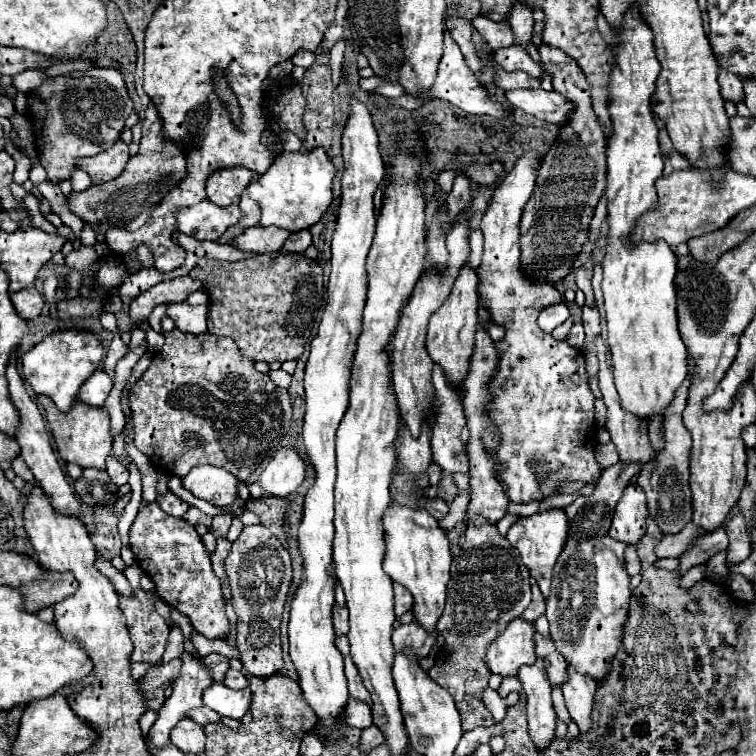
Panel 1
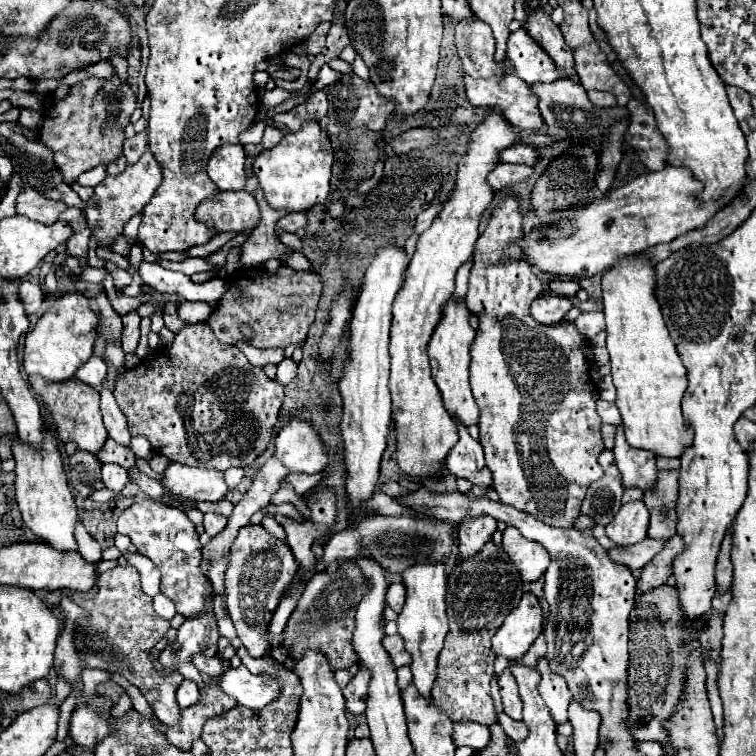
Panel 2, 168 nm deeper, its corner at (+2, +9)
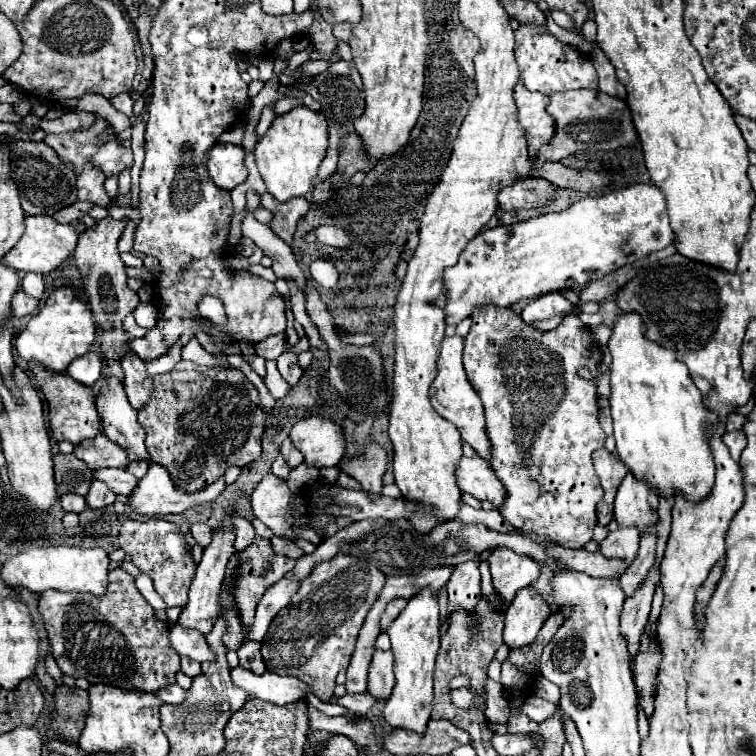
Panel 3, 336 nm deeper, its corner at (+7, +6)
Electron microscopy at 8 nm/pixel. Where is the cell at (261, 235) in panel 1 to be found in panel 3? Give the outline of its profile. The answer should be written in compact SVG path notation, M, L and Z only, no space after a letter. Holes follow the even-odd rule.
M319 227L319 229L315 229L315 233L317 233L317 235L323 233L323 243L325 243L325 245L339 247L339 249L351 247L351 241L349 241L347 233L345 233L341 227Z

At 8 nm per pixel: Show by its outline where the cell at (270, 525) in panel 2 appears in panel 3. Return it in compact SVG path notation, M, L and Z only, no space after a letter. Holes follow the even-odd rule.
M271 537L271 545L273 545L273 551L279 553L279 555L285 555L289 559L297 559L297 557L303 557L303 551L293 543L293 541L287 541L283 537Z

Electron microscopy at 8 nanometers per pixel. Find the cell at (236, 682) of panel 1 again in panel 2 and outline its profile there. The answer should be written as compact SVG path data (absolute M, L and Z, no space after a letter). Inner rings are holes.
M218 656L216 658L196 658L194 666L202 674L208 674L208 676L220 676L222 674L222 660Z

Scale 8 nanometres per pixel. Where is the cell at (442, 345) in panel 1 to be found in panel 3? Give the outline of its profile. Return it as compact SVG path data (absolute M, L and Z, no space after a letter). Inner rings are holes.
M459 335L445 337L443 345L441 345L441 355L439 355L439 361L437 361L439 373L437 373L437 379L431 385L431 405L441 417L455 423L455 427L461 433L461 439L465 443L469 443L481 459L491 461L491 443L489 443L489 437L487 437L483 403L481 403L479 395L475 393L475 389L471 387L471 383L465 375L461 355L463 355L463 339Z

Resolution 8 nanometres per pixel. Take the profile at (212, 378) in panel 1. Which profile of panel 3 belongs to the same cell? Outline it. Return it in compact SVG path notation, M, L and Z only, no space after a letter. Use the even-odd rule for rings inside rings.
M191 361L175 365L173 373L153 379L153 393L145 407L139 409L139 423L147 433L147 453L153 463L171 473L175 487L195 493L217 481L227 467L245 467L261 457L261 435L265 431L265 411L259 403L257 389L239 369L209 369Z

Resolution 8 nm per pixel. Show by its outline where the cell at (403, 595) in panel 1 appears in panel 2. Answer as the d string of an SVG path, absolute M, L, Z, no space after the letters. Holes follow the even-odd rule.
M400 582L390 584L388 594L386 594L386 604L388 604L394 612L400 612L402 606L404 606L404 600L406 600L406 588L404 588Z

